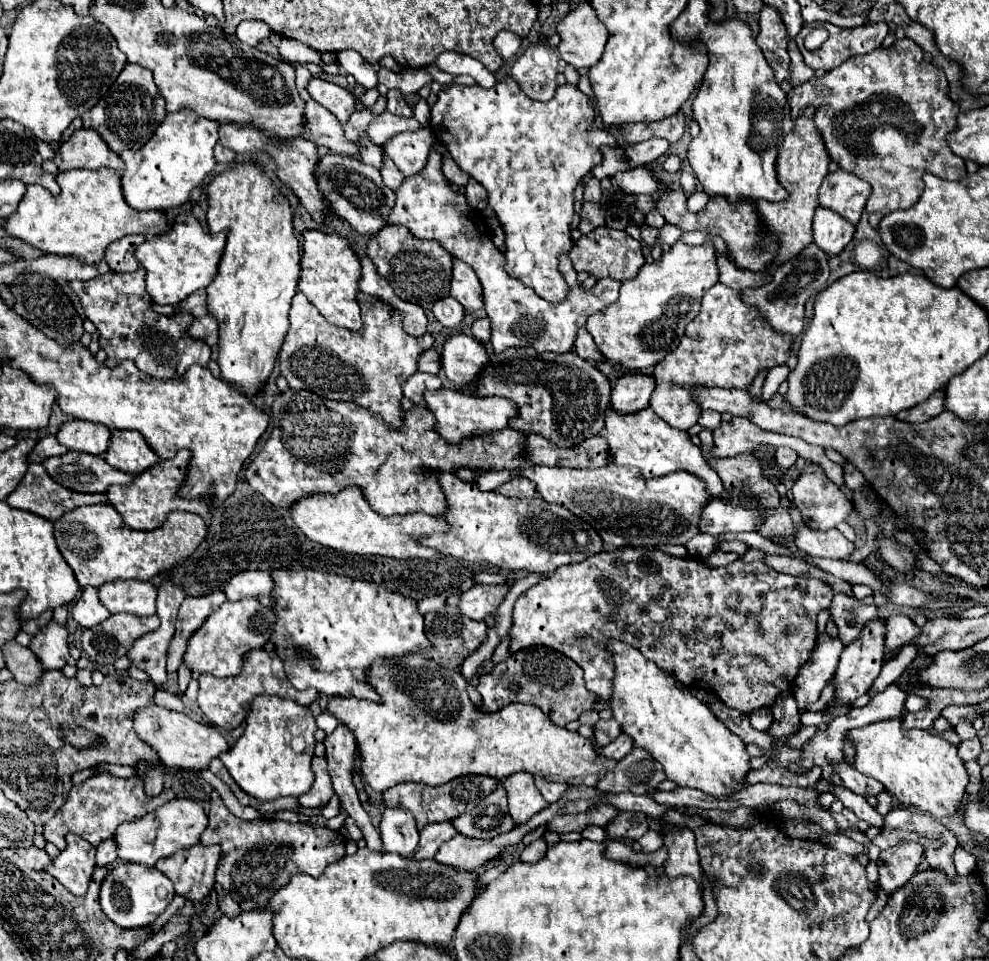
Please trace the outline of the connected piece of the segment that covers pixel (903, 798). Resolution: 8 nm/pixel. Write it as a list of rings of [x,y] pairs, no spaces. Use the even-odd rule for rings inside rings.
[[[903,719],[879,721],[851,729],[847,735],[855,747],[855,769],[877,779],[899,803],[915,805],[935,817],[959,813],[959,801],[963,799],[969,777],[963,761],[957,757],[955,745],[929,731],[903,731]]]

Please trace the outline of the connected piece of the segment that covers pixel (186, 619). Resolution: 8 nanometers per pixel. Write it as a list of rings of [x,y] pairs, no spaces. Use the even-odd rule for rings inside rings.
[[[223,591],[209,593],[205,597],[187,597],[183,605],[179,607],[179,617],[177,617],[177,631],[173,635],[173,641],[169,645],[169,655],[167,655],[167,671],[175,673],[177,667],[181,665],[181,657],[185,653],[187,639],[201,627],[201,623],[225,603],[227,597]]]

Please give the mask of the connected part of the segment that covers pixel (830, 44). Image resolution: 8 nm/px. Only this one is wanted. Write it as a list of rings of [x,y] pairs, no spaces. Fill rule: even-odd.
[[[817,21],[817,23],[805,23],[801,33],[797,35],[795,43],[799,45],[803,59],[811,69],[831,71],[853,55],[865,55],[865,53],[875,51],[883,43],[887,33],[889,33],[889,27],[885,23],[869,23],[863,27],[845,29],[845,27],[835,27],[827,21],[825,23]],[[815,27],[825,27],[829,31],[829,39],[819,49],[809,51],[803,45],[803,39]]]

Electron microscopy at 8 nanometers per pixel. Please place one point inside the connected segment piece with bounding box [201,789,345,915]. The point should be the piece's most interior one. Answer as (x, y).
(259, 856)

